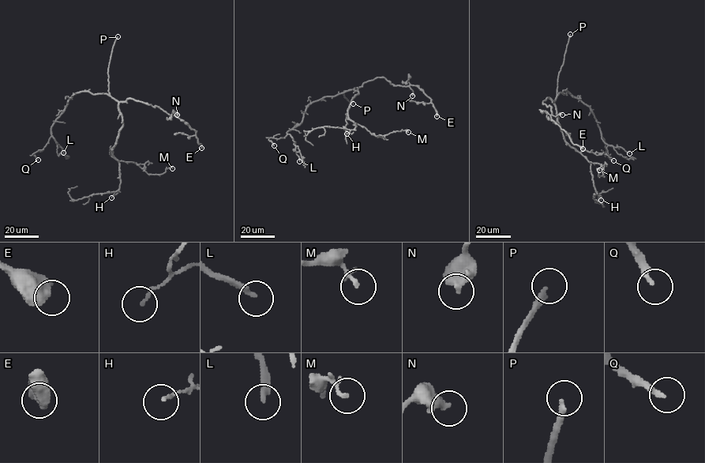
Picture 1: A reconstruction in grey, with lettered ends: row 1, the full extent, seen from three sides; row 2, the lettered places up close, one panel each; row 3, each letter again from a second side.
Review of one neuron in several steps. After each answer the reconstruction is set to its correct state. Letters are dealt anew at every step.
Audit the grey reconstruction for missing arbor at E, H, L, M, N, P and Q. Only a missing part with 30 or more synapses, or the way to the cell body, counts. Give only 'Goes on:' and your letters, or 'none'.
Goes on: E, L, P

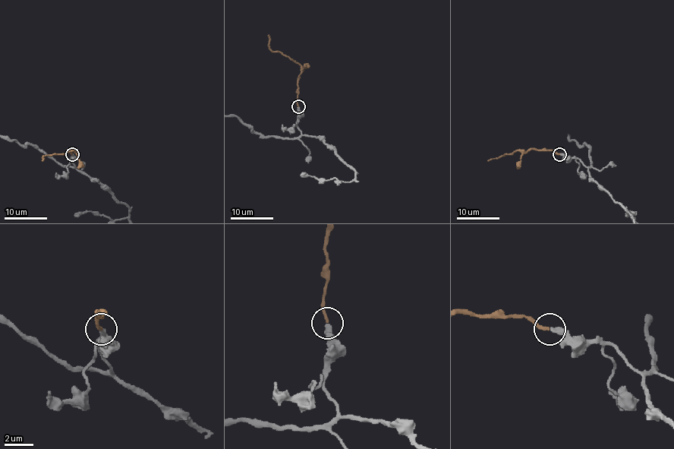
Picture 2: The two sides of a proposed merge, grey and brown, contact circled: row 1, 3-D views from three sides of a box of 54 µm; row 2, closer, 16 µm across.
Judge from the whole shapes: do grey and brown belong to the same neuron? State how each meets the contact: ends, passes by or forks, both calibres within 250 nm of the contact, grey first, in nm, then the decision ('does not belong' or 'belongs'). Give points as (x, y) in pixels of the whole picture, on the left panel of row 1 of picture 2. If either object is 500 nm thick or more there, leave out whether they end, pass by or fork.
grey ends; brown ends; calibres 360 and 200 nm; belongs

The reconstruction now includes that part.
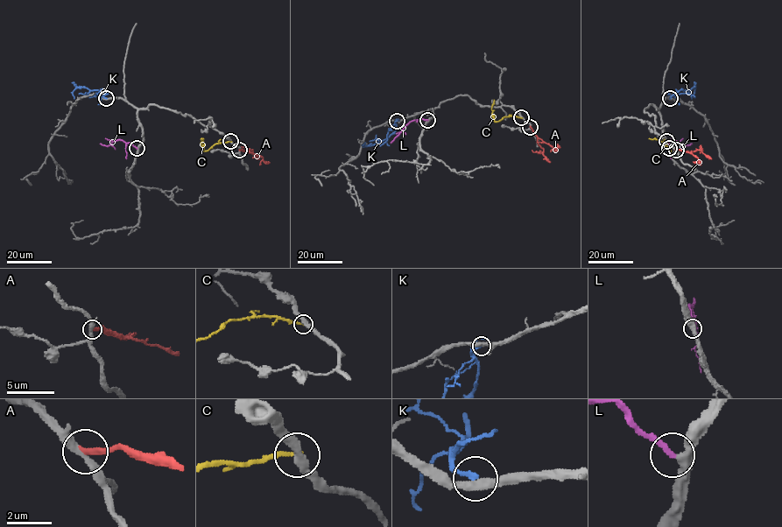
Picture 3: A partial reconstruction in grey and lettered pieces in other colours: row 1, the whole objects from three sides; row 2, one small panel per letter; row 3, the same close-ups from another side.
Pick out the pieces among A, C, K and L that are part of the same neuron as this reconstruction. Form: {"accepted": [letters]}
{"accepted": ["L"]}

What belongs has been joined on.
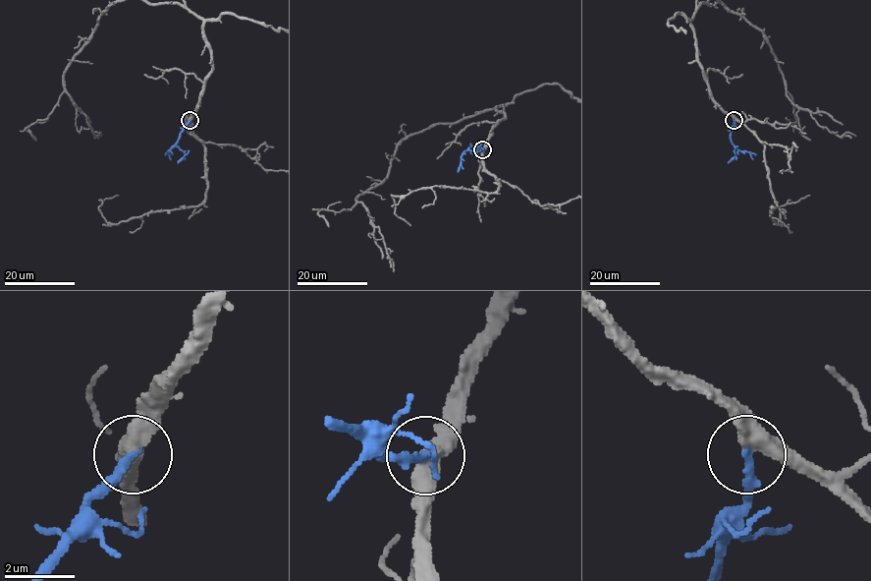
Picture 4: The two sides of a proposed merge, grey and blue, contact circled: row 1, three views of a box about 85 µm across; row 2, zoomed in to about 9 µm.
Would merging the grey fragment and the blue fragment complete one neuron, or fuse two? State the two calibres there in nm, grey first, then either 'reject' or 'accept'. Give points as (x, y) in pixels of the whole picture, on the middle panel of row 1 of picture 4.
calibres 500 and 280 nm; accept

